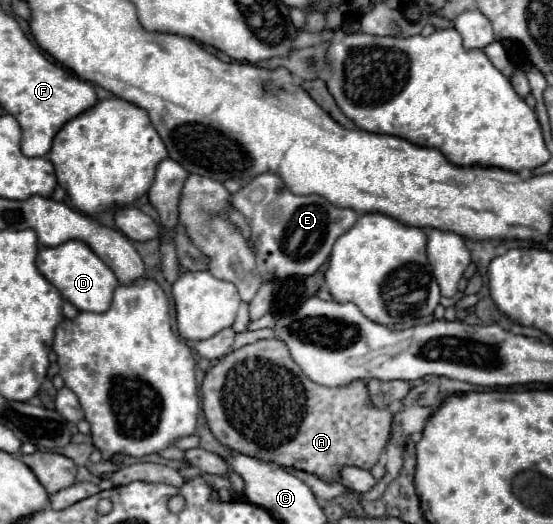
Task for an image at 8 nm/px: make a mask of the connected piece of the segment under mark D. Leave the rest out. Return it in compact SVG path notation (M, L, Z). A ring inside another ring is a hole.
M66 241L58 247L44 247L36 259L38 271L60 291L60 295L70 301L78 311L104 313L112 303L114 289L118 287L118 279L112 269L84 243L84 241Z

